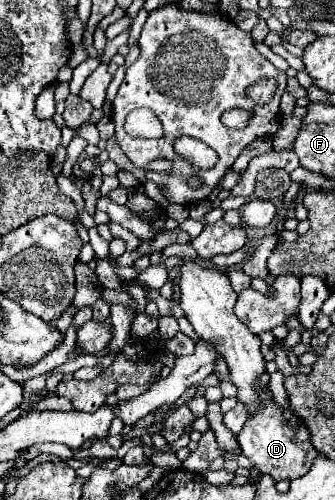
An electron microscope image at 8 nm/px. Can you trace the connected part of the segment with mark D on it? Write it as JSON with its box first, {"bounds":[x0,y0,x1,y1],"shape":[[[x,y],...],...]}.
{"bounds":[181,262,319,482],"shape":[[[185,262],[181,266],[181,308],[185,310],[187,320],[193,324],[195,332],[215,346],[215,350],[225,358],[229,366],[231,382],[237,386],[237,400],[245,404],[249,418],[243,430],[237,434],[237,442],[243,454],[259,468],[261,474],[269,474],[275,482],[287,478],[303,476],[311,464],[315,454],[319,454],[309,438],[309,430],[305,422],[299,418],[297,428],[289,428],[289,422],[283,418],[283,408],[273,400],[269,384],[257,386],[259,378],[265,374],[265,358],[261,354],[259,336],[251,334],[245,324],[237,320],[233,314],[233,306],[237,300],[235,290],[229,284],[229,278],[223,272],[203,268],[195,262]]]}

